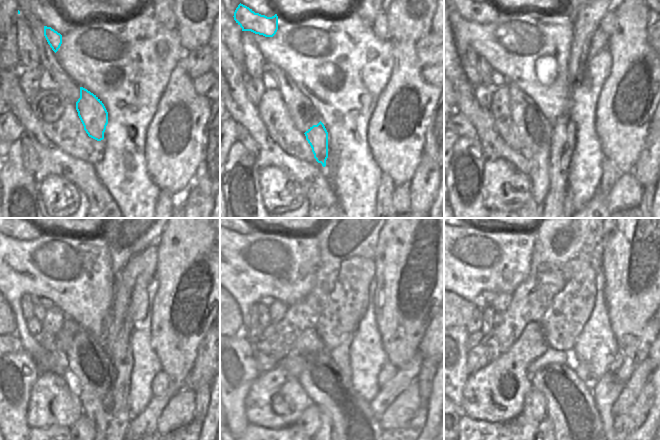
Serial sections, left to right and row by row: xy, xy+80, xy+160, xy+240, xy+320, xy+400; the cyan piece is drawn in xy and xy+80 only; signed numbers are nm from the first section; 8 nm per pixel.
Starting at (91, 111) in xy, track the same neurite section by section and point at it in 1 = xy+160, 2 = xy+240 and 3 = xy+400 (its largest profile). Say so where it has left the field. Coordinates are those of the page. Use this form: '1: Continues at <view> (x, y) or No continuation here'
1: Continues at xy+160 (539, 174)
2: Continues at xy+240 (94, 409)
3: Continues at xy+400 (546, 421)

